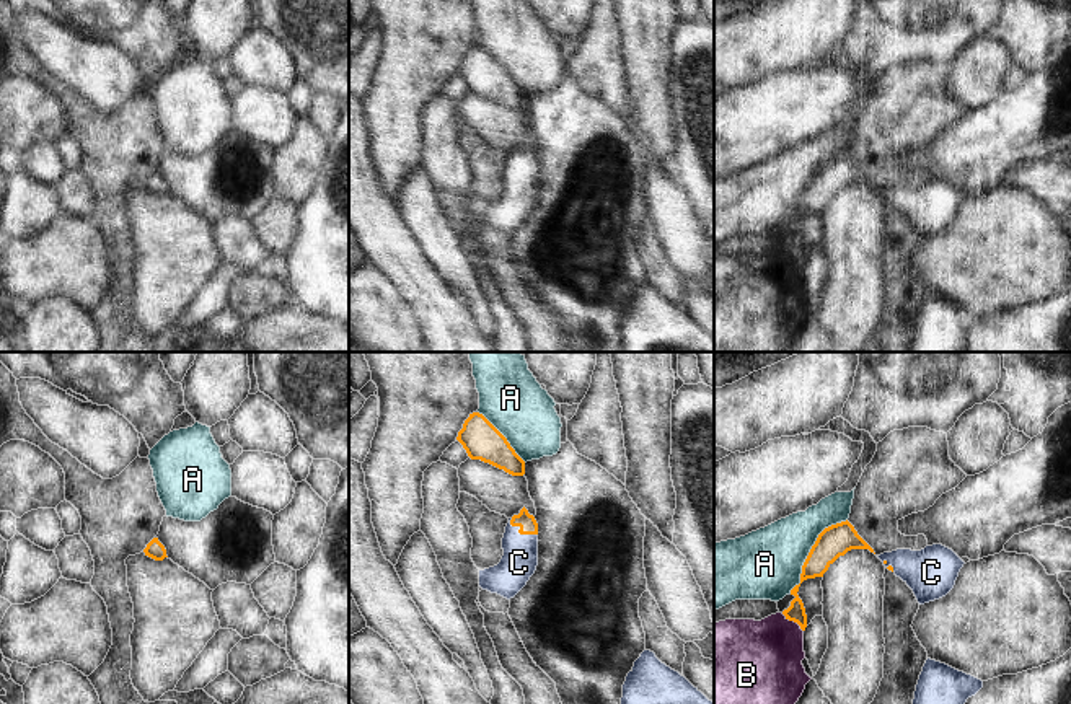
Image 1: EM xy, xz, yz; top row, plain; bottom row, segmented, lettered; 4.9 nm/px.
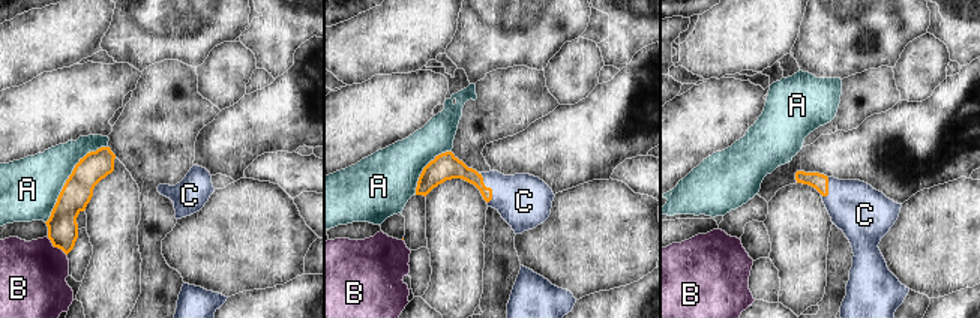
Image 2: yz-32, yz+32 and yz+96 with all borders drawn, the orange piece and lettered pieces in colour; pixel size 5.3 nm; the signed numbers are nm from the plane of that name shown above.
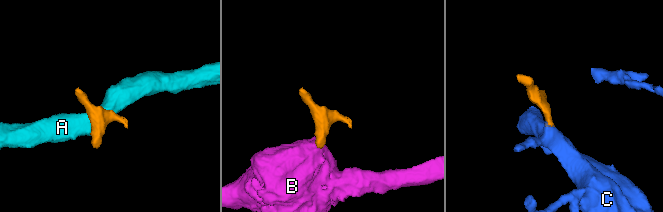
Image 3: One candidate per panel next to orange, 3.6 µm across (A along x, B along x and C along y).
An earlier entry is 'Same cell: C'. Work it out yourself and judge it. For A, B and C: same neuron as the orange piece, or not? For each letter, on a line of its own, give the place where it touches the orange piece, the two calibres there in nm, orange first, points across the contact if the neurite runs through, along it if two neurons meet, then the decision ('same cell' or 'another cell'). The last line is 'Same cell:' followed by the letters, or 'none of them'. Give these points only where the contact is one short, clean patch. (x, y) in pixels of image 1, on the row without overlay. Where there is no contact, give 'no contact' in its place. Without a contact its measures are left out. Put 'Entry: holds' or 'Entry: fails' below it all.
A: yz (810, 184) | 160/340 nm | another cell
B: yz (793, 255) | 90/380 nm | along yz (781, 248), (802, 266) | another cell
C: xz (520, 168) | 90/180 nm | across xz (527, 157), (520, 168), (519, 198) | same cell
Same cell: C
Entry: holds

